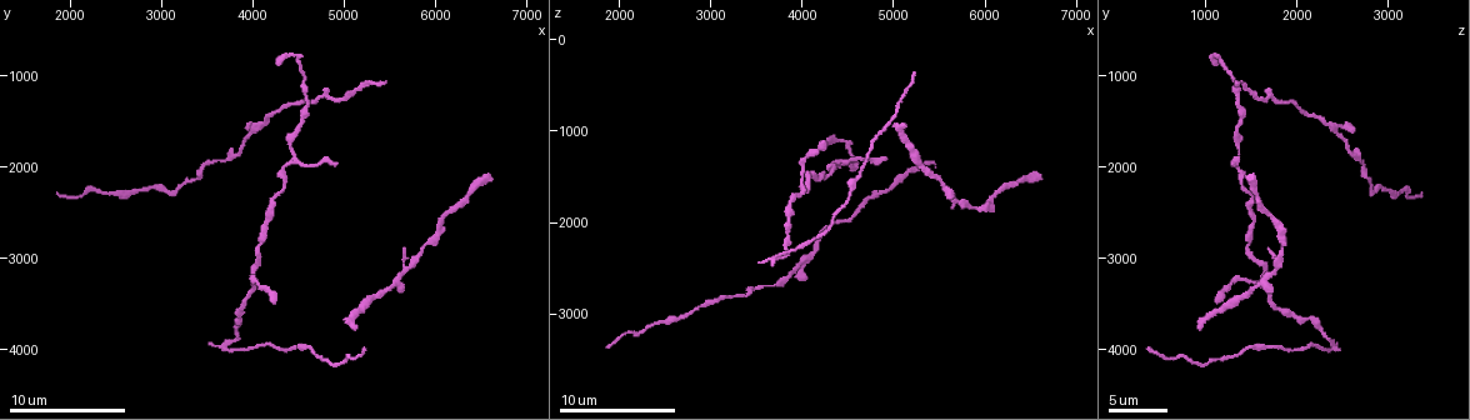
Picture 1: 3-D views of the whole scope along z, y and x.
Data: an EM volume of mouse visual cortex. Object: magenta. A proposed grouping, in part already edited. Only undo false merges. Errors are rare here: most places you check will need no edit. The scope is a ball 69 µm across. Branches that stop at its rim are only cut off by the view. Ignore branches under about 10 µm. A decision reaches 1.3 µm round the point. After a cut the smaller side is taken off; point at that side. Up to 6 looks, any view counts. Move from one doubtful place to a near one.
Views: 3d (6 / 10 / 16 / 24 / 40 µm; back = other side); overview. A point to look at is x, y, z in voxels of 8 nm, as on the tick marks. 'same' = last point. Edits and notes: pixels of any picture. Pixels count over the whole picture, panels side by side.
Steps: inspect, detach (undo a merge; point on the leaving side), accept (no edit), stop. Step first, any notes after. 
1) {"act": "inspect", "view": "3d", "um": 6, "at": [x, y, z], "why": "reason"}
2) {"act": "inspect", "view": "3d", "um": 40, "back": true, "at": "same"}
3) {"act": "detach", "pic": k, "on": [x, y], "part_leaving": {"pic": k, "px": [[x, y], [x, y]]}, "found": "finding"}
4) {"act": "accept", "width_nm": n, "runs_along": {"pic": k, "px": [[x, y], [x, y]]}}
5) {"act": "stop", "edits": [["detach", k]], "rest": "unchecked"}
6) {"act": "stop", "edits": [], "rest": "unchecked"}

{"act": "inspect", "view": "3d", "um": 16, "at": [3150, 2250, 2850], "why": "thick turns thin"}

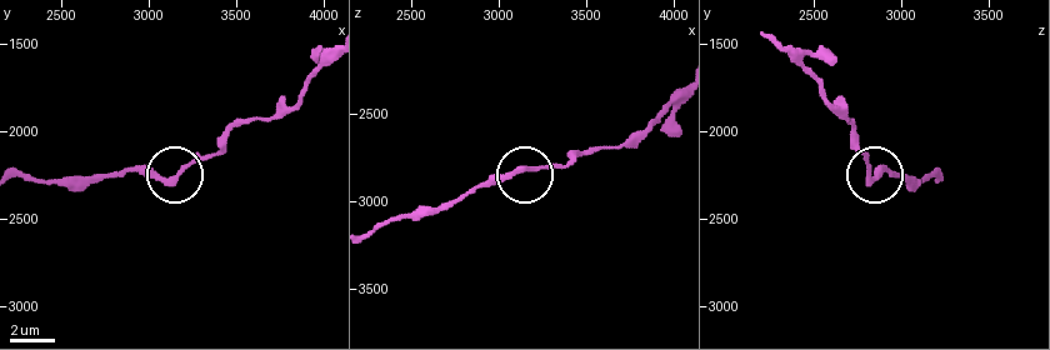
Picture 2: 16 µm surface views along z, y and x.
{"act": "accept", "width_nm": 230, "found": "one cell here"}

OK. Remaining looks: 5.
{"act": "inspect", "view": "3d", "um": 10, "at": [4000, 1650, 2400], "why": "sudden change in width"}

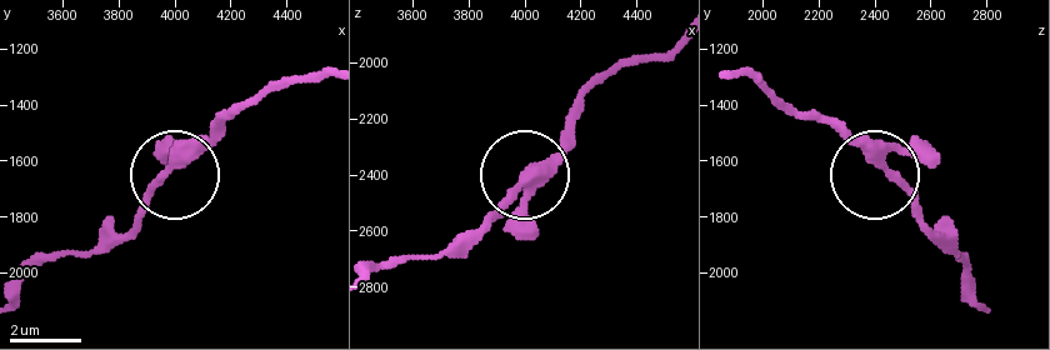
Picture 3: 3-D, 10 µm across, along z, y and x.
{"act": "accept", "found": "one cell here"}

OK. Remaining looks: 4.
{"act": "inspect", "view": "3d", "um": 6, "at": [4600, 1300, 1350], "why": "thin neck"}

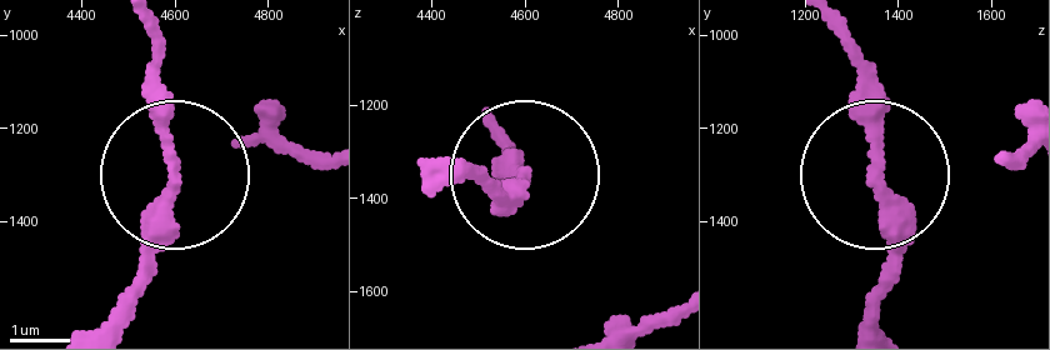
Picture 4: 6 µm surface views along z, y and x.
{"act": "accept", "runs_along": {"pic": 4, "px": [[879, 329], [893, 209], [849, 20]]}, "found": "all the same cell"}

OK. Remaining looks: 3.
{"act": "stop", "edits": [], "rest": "unchecked"}

